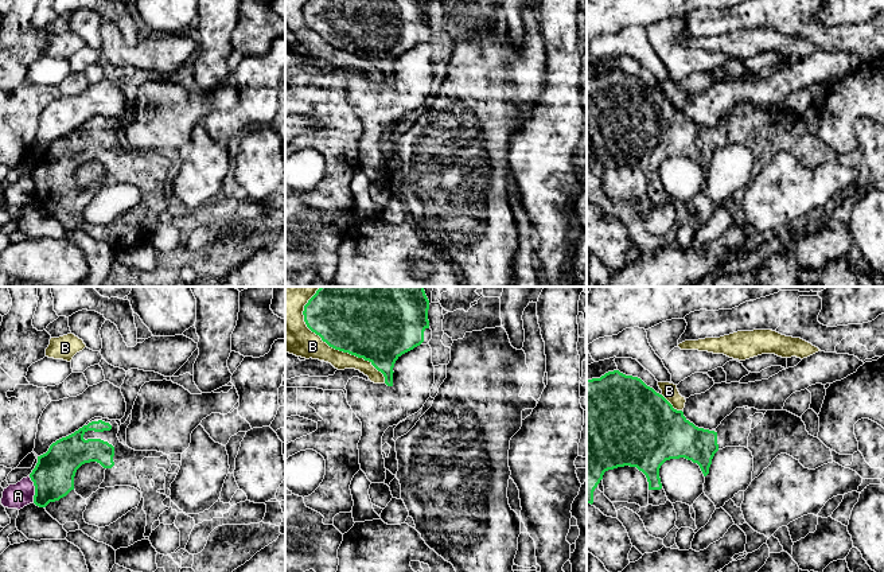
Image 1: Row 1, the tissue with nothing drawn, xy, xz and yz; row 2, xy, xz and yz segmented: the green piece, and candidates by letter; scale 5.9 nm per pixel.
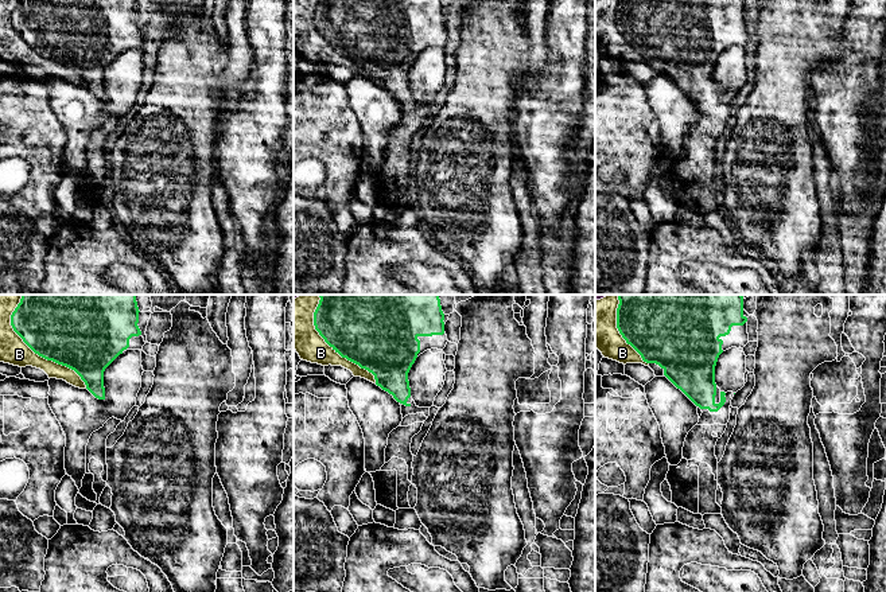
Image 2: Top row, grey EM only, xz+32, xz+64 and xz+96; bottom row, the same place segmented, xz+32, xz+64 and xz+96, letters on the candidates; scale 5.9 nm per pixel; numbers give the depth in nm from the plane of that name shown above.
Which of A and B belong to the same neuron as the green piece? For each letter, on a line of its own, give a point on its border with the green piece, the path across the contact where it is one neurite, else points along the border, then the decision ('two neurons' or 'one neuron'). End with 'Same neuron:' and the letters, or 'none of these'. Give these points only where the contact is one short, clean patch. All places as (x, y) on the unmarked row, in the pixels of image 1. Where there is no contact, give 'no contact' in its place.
A: contact xy (35, 189); two neurons
B: contact xz (339, 49); two neurons
Same neuron: none of these

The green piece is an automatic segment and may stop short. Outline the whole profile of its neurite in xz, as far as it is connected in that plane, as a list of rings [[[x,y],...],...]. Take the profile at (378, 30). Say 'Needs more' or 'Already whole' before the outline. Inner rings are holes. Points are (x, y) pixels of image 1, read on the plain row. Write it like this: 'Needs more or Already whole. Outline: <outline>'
Needs more. Outline: [[[308,0],[304,4],[307,26],[319,34],[330,46],[369,59],[385,75],[385,82],[393,85],[393,66],[405,51],[432,38],[428,19],[429,0]]]

